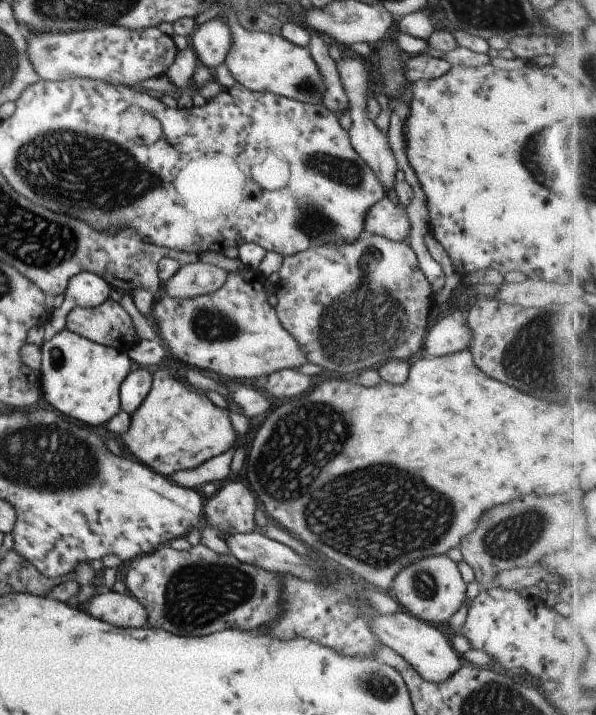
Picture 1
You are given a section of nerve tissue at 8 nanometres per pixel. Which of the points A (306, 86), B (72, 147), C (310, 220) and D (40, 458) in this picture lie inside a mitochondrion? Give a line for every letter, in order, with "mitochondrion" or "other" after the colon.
A: mitochondrion
B: mitochondrion
C: mitochondrion
D: mitochondrion

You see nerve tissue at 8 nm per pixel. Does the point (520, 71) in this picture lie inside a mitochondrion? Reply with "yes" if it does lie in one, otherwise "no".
no

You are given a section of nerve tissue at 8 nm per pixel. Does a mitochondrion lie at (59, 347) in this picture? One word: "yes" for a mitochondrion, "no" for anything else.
no

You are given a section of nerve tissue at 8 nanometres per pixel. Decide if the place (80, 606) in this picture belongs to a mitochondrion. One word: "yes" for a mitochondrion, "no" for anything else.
no

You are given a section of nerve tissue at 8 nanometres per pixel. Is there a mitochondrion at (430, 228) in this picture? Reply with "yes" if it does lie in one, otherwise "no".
no

